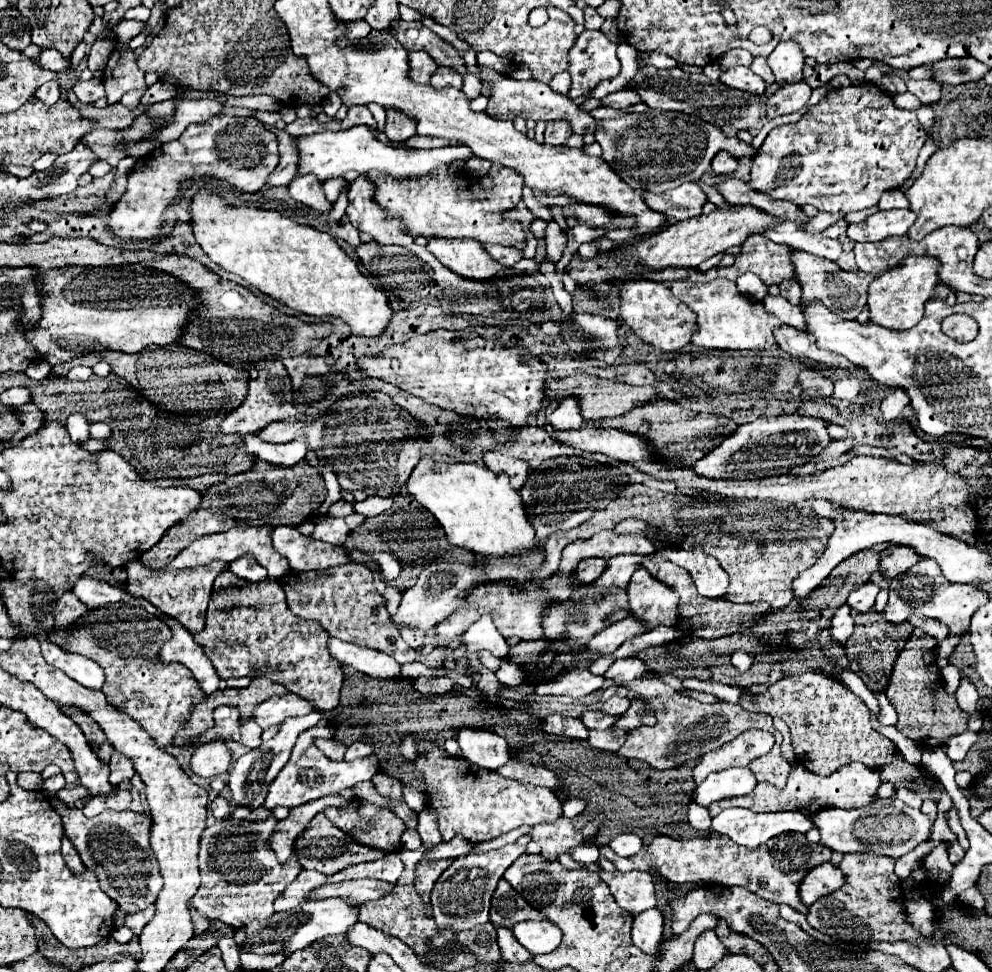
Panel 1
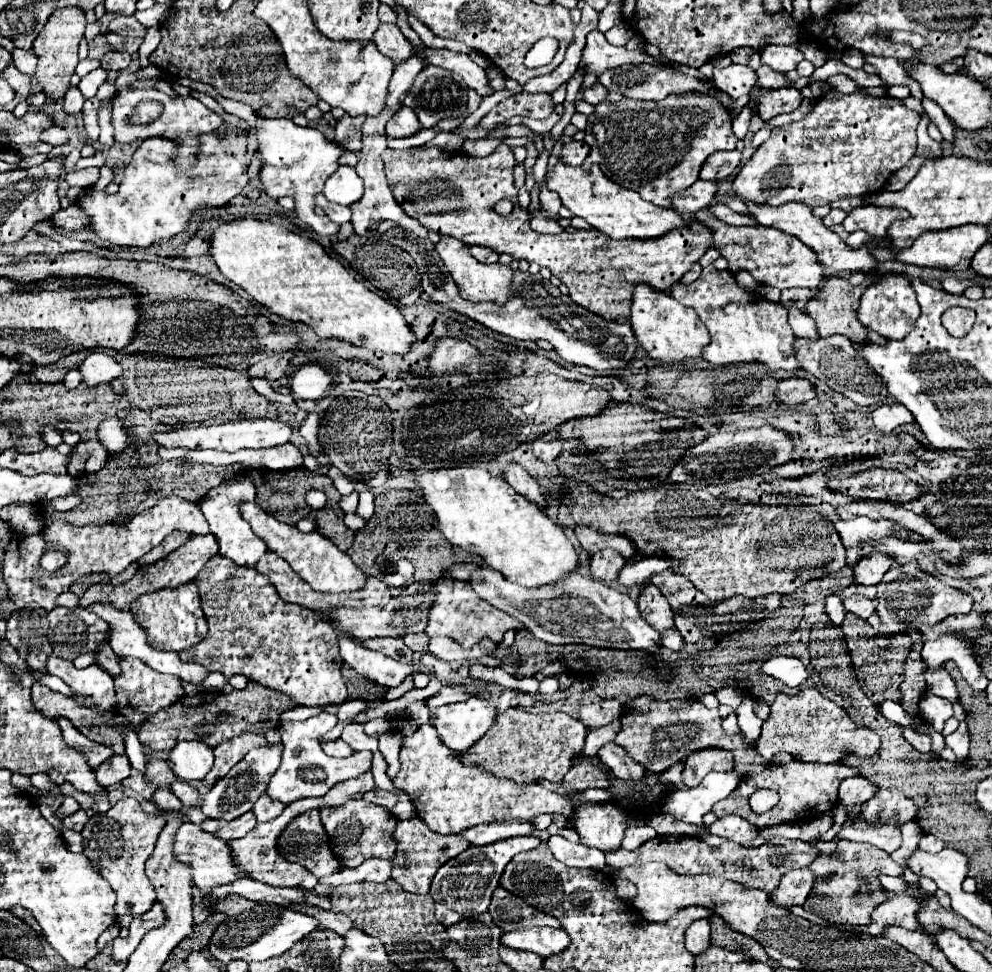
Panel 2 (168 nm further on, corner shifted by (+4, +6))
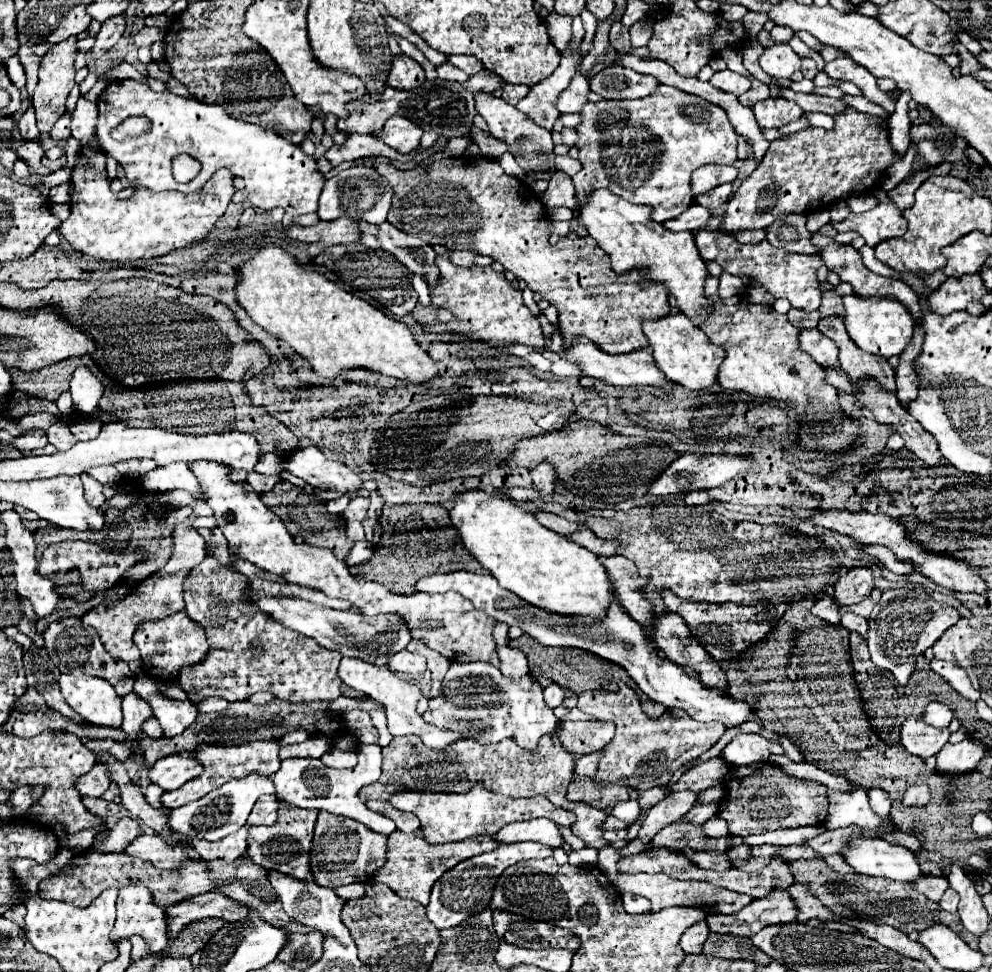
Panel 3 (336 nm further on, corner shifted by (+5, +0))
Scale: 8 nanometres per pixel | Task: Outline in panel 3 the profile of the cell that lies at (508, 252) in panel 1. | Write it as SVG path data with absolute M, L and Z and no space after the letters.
M452 251L450 253L450 259L452 259L454 265L460 265L460 267L474 267L474 265L486 267L486 265L492 265L492 259L490 257L478 255L474 251Z

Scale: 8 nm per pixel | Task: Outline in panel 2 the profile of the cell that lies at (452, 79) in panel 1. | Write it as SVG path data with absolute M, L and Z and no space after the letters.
M425 65L423 71L415 77L413 87L409 89L409 93L401 101L401 105L407 105L415 111L421 127L433 127L443 119L463 117L463 111L467 107L467 85L459 79L459 75L455 75L447 69L441 69L435 65Z

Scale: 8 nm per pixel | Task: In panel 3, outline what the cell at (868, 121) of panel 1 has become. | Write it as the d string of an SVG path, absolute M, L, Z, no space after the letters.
M846 107L846 113L838 113L838 117L834 117L834 129L808 127L798 133L770 141L770 147L760 165L754 169L750 177L742 181L734 197L728 201L720 229L728 233L736 233L740 229L758 229L772 225L772 221L782 221L782 217L788 217L790 213L808 215L812 211L830 207L832 203L846 199L850 195L874 193L882 185L888 167L900 159L900 153L896 153L890 143L888 127L882 129L882 125L878 125L880 119L882 117L878 115L868 115L852 107Z

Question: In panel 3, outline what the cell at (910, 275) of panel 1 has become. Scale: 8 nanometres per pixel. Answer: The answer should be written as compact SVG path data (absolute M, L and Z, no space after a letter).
M848 295L844 297L844 307L846 307L846 317L844 317L846 331L862 351L882 355L888 359L892 355L900 355L912 341L912 331L916 327L914 315L910 315L910 311L894 297Z

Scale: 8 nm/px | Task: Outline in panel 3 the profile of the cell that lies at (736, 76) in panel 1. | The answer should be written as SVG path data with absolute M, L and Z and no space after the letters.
M724 69L724 71L714 73L714 77L710 79L710 85L718 87L726 93L732 93L734 97L740 97L742 93L746 93L750 89L750 79L744 75L738 75L730 69Z

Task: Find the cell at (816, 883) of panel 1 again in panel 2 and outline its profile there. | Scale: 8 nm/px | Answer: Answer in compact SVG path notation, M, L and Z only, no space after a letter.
M795 869L795 871L787 871L777 889L769 895L769 899L773 901L773 905L779 907L793 907L793 905L803 905L807 895L811 893L811 887L815 883L815 877L811 877L811 871L805 869Z

